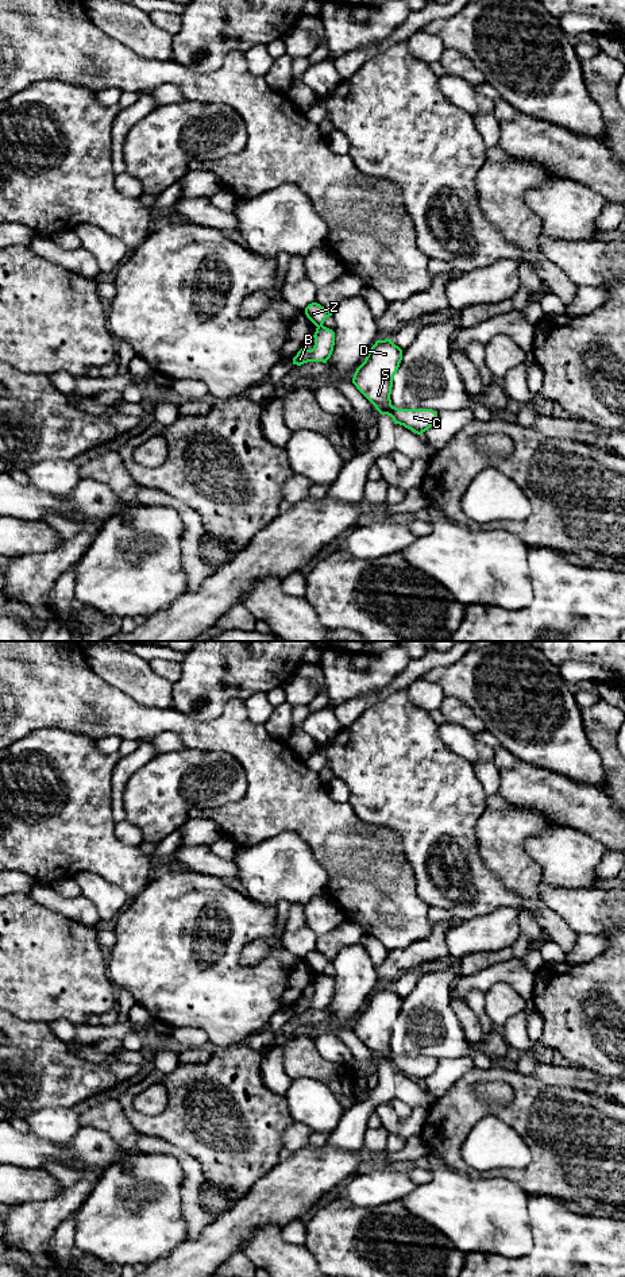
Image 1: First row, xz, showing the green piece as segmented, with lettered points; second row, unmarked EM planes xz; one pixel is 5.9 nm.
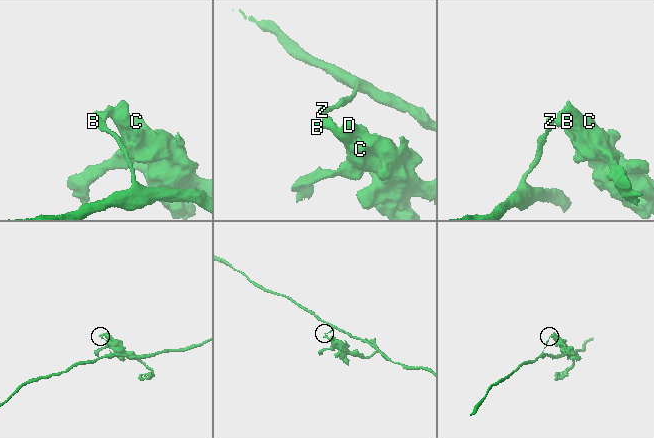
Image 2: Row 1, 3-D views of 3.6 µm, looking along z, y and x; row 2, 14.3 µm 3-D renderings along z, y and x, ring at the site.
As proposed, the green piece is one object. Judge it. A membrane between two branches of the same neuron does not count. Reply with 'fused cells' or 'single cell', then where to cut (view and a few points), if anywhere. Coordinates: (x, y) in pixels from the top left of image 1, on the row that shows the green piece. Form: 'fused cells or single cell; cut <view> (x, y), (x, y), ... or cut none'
fused cells; cut xz (321, 324), (317, 327)

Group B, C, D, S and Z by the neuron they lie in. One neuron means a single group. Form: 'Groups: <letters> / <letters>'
Groups: B C D S / Z

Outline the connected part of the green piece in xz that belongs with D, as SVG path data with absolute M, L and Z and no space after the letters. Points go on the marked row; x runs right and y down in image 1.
M391 339L377 340L364 362L356 369L352 383L375 406L387 414L394 424L404 425L421 436L437 420L432 409L398 409L391 405L393 378L402 360L402 350Z

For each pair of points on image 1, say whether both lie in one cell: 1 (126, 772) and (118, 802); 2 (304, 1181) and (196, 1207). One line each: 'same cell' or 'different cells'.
1: same cell
2: different cells

